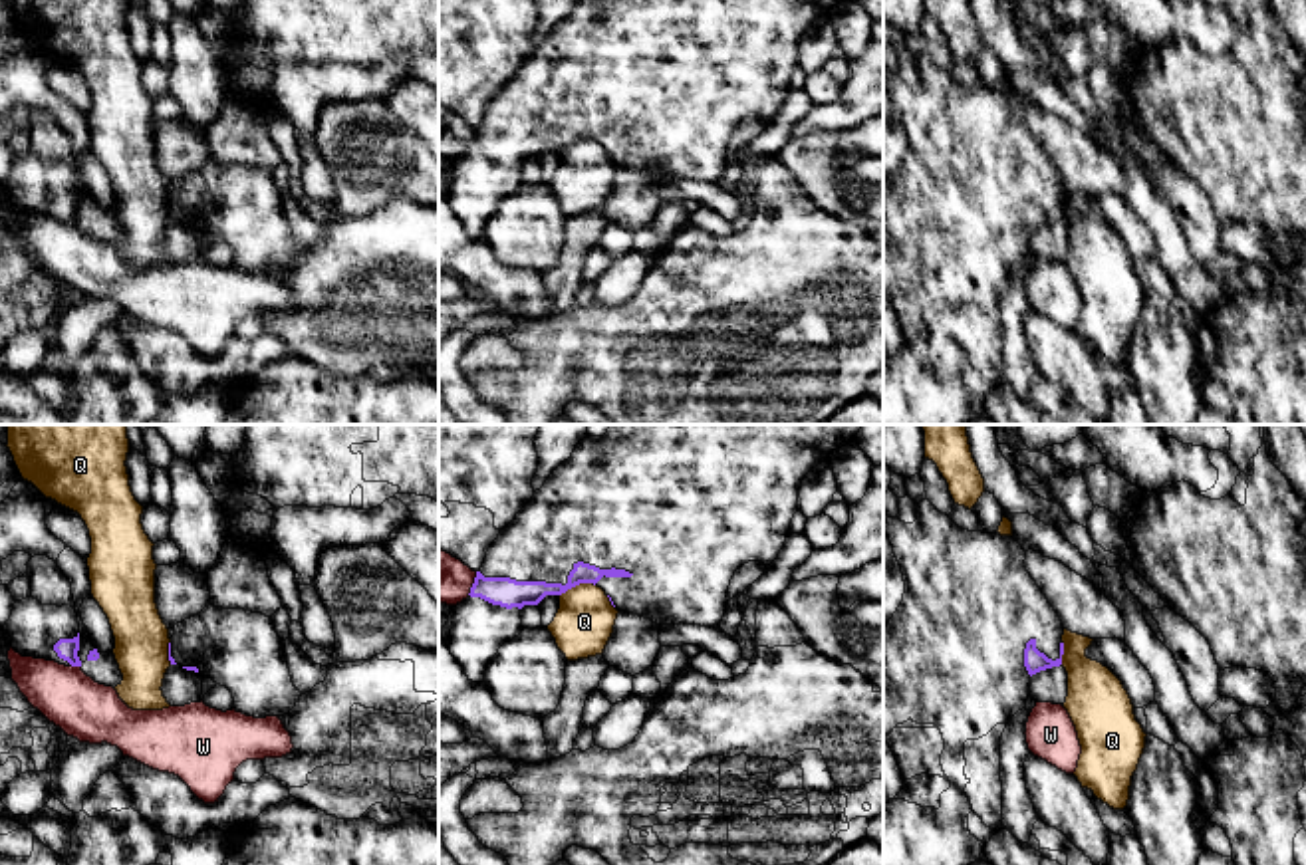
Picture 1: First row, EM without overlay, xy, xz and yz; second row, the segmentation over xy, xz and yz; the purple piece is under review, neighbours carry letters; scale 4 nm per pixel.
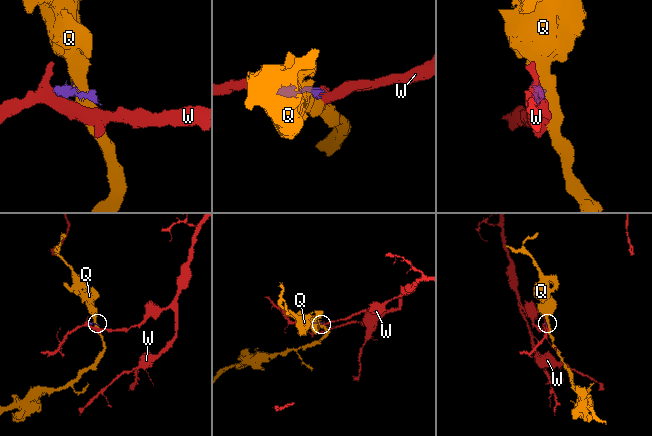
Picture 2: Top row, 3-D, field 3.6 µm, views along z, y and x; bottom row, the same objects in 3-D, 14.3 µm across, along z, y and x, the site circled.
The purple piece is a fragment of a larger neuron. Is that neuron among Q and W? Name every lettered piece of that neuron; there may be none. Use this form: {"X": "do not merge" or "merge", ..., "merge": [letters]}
{"Q": "do not merge", "W": "do not merge", "merge": []}

